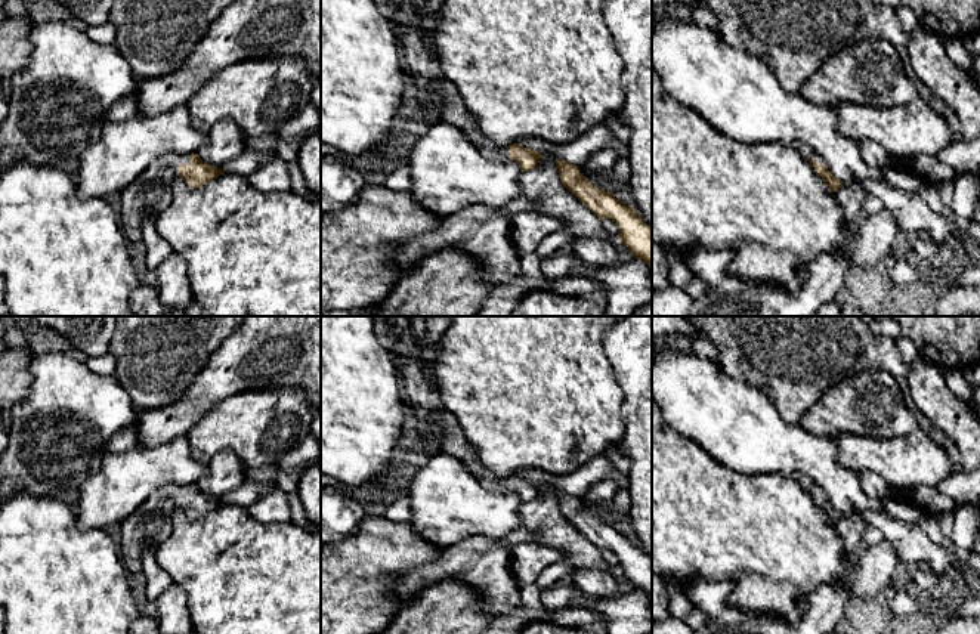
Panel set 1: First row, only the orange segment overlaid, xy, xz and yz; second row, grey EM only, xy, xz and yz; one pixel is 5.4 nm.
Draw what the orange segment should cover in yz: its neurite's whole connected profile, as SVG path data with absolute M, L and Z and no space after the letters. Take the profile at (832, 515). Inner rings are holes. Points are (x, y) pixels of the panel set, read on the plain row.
M813 485L809 492L814 500L816 505L826 513L829 523L835 523L843 517L843 514L829 502L823 488L820 488L819 485Z

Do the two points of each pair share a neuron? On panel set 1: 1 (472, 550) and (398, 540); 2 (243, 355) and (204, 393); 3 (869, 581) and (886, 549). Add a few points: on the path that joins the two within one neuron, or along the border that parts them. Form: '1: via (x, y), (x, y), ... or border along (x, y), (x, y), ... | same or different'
1: border along (444, 550), (433, 560), (414, 569) | different
2: via (234, 364), (213, 384) | same
3: via (871, 574), (884, 556) | same

